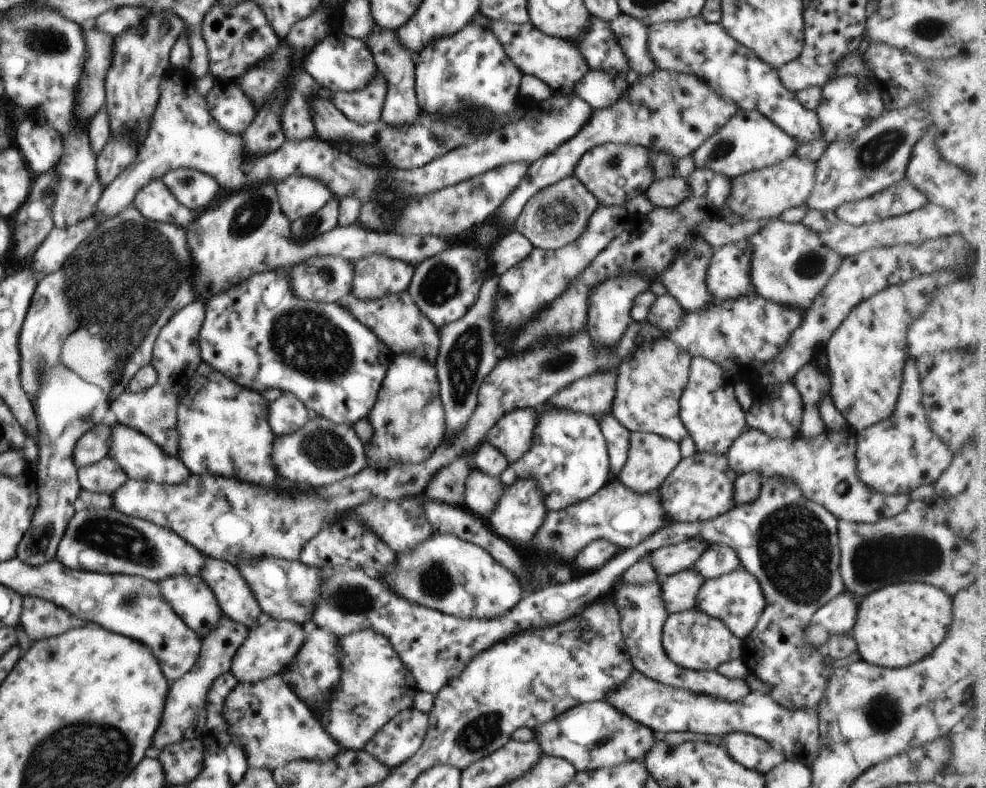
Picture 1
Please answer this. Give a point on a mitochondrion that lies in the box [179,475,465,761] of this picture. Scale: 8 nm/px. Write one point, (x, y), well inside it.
(354, 602)

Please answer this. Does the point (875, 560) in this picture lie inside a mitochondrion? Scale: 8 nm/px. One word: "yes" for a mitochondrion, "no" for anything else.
yes

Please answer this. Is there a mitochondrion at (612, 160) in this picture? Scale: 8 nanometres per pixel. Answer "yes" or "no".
yes

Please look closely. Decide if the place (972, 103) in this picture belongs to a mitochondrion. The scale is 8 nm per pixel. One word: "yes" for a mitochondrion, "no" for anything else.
no

